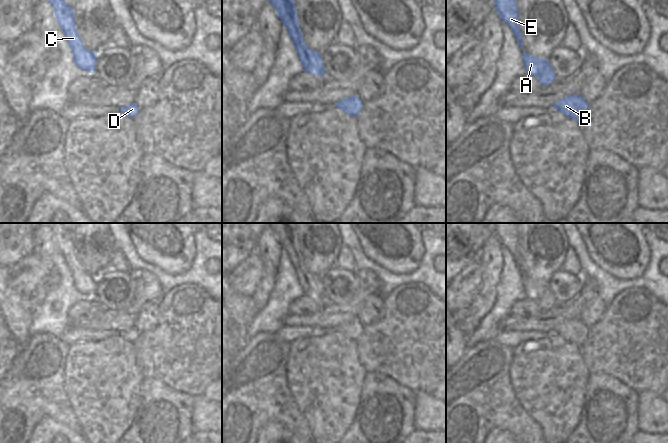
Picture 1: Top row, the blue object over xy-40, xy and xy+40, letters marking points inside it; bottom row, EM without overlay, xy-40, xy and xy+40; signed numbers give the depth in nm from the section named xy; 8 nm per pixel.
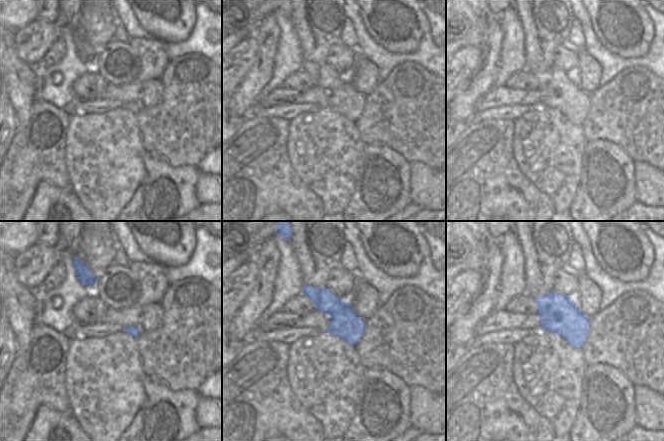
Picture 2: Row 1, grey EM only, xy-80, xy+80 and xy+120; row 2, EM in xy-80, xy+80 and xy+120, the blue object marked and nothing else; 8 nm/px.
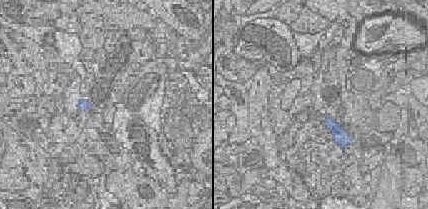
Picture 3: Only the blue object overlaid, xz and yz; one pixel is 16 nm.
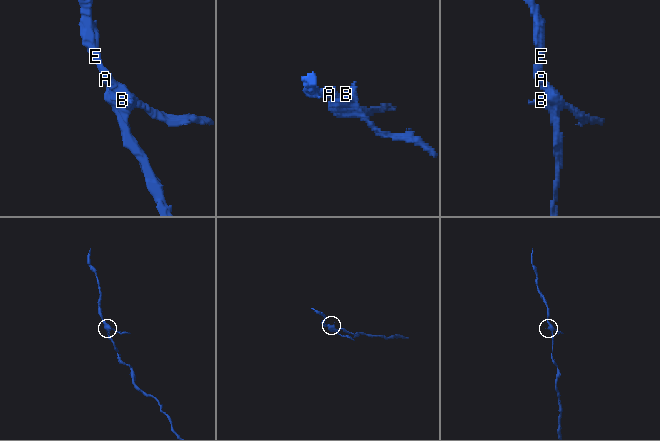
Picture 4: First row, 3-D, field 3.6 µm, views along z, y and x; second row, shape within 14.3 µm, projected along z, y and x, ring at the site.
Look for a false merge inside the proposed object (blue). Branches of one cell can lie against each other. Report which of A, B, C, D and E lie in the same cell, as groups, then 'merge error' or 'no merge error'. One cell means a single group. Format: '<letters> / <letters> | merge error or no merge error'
A B C D E | no merge error

